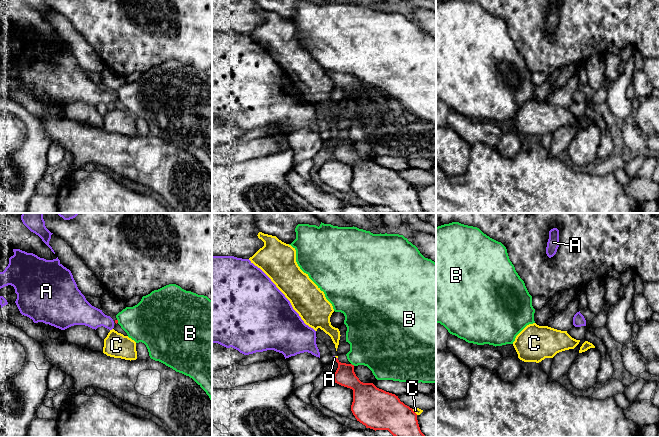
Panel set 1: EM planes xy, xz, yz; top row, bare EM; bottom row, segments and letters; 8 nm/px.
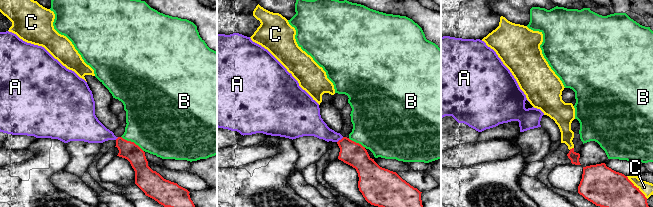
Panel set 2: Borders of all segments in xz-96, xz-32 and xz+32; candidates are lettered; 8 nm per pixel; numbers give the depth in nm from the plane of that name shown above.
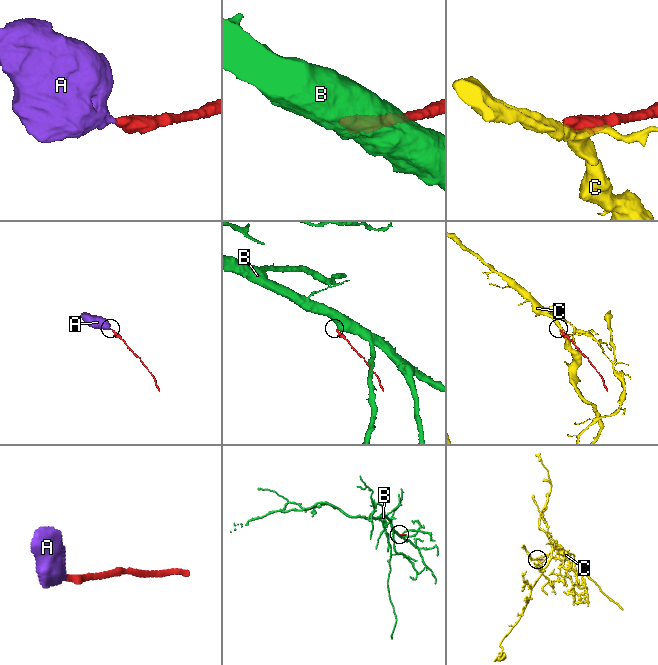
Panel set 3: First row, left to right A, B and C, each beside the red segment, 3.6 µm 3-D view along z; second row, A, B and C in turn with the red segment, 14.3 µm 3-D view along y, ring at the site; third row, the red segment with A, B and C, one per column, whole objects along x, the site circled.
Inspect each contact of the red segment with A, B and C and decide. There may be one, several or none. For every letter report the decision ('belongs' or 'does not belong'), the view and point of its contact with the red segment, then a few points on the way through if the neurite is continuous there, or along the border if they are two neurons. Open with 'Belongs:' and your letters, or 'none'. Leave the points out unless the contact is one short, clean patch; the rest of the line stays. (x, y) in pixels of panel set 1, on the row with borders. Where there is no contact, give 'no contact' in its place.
Belongs: A
A: belongs | xz (336, 359) | across xz (345, 376), (343, 368), (336, 359), (334, 358)
B: does not belong | xz (353, 365) | along xz (351, 363), (354, 365)
C: does not belong | xz (414, 412)

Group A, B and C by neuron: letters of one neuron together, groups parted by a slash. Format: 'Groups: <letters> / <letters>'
Groups: A / B / C

